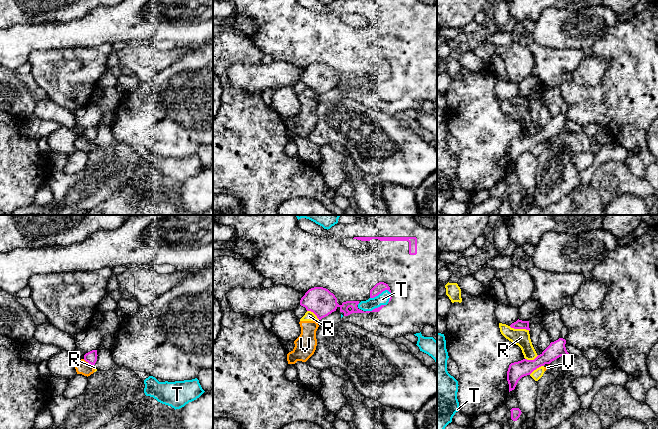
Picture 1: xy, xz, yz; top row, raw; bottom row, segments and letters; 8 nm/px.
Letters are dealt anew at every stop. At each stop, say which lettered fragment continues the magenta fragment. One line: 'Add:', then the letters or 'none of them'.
Add: none of them

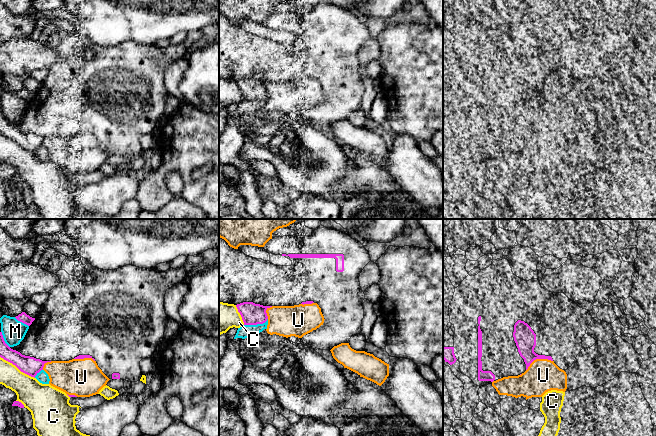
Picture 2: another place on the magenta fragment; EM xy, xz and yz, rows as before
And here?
Add: none of them

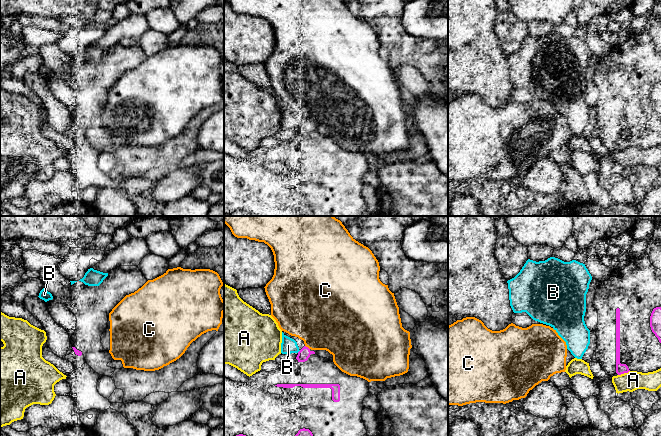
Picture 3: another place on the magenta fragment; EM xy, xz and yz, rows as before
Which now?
Add: none of them

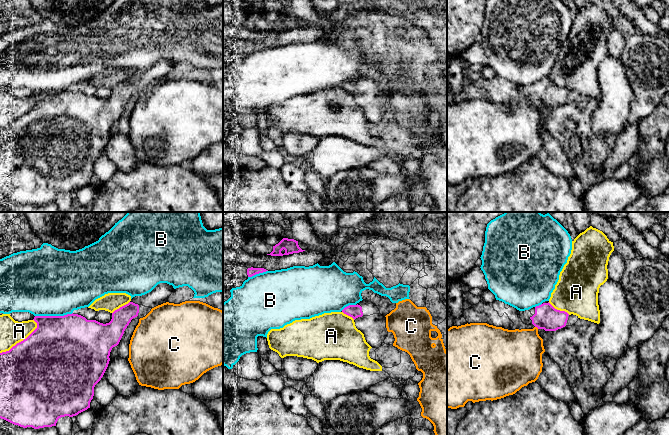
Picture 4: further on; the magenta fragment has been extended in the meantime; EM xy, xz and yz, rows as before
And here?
Add: none of them

